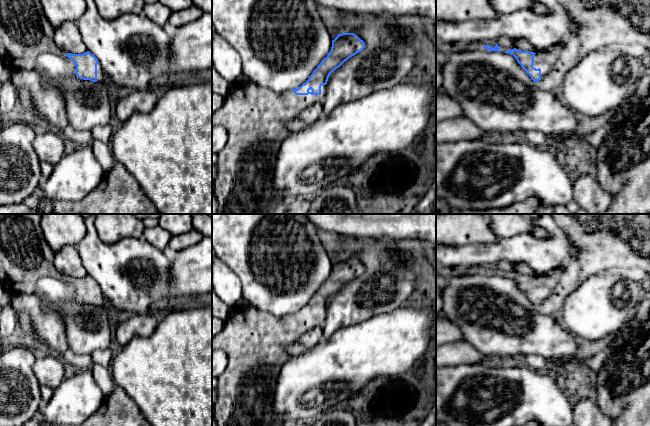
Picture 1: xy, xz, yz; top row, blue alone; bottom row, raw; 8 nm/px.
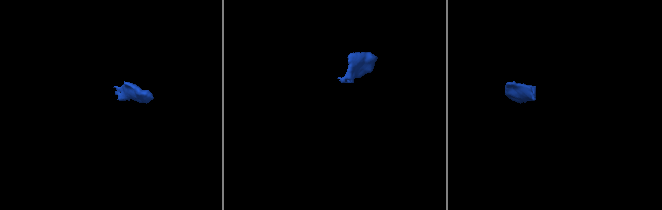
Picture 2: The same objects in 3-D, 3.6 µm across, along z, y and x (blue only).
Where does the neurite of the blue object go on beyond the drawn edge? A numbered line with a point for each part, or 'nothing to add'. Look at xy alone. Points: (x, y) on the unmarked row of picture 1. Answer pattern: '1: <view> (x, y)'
1: xy (101, 300)

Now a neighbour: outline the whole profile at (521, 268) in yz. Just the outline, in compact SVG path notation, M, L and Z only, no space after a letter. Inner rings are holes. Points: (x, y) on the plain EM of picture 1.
M515 263L511 266L508 266L507 268L512 269L514 272L521 274L521 275L529 275L529 276L534 276L534 277L545 277L545 276L537 274L533 269L531 269L525 263Z

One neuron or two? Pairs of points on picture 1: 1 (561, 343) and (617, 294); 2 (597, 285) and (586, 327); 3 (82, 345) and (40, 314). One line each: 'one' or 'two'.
1: two
2: one
3: two

